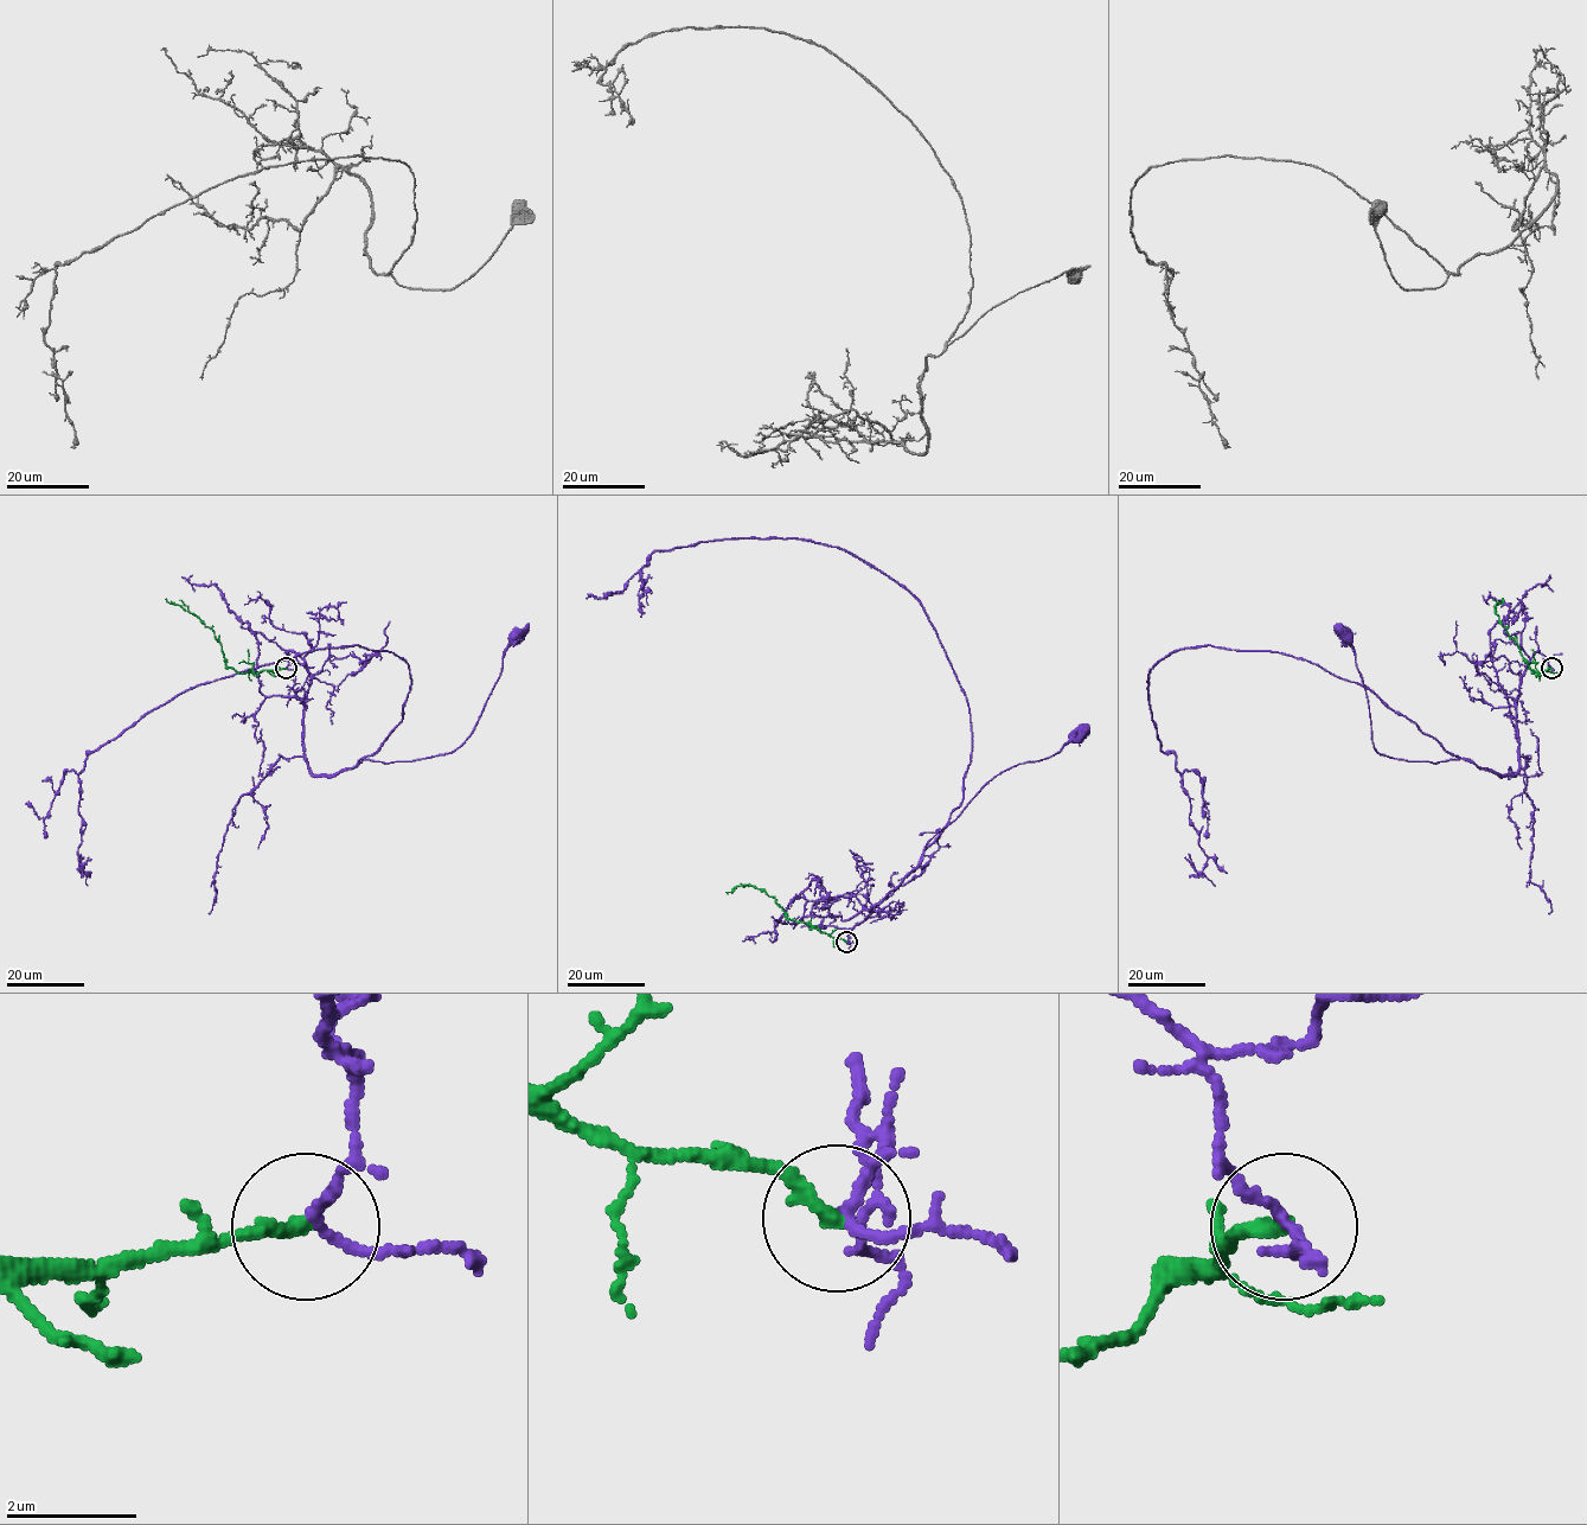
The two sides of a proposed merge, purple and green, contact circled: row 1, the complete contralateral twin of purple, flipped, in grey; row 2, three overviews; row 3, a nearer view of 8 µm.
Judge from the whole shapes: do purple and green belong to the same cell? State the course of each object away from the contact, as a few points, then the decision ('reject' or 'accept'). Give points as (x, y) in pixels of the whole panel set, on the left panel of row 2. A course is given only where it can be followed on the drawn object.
purple runs (286, 668), (294, 651), (311, 676), (304, 759), (314, 774), (337, 774), (362, 759), (455, 750), (516, 636); green runs (286, 668), (236, 672), (225, 664), (215, 632), (166, 598); reject

